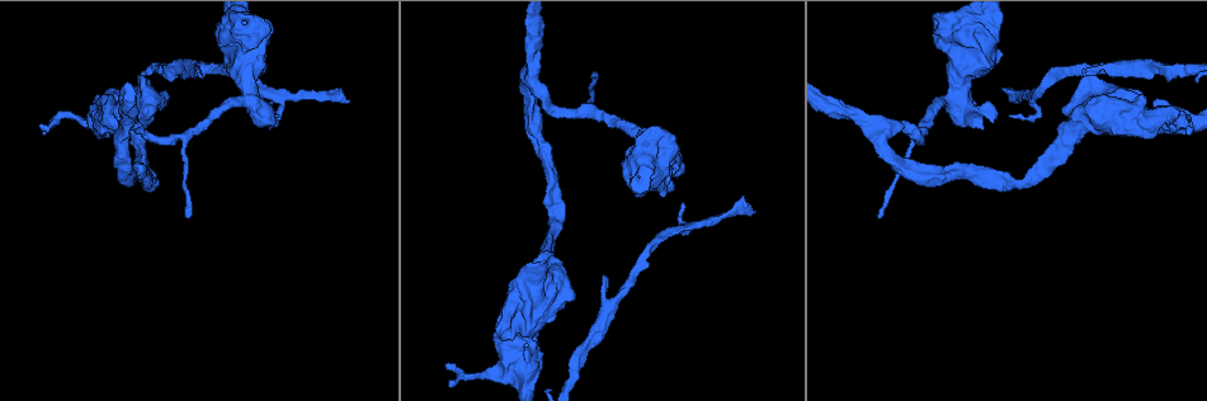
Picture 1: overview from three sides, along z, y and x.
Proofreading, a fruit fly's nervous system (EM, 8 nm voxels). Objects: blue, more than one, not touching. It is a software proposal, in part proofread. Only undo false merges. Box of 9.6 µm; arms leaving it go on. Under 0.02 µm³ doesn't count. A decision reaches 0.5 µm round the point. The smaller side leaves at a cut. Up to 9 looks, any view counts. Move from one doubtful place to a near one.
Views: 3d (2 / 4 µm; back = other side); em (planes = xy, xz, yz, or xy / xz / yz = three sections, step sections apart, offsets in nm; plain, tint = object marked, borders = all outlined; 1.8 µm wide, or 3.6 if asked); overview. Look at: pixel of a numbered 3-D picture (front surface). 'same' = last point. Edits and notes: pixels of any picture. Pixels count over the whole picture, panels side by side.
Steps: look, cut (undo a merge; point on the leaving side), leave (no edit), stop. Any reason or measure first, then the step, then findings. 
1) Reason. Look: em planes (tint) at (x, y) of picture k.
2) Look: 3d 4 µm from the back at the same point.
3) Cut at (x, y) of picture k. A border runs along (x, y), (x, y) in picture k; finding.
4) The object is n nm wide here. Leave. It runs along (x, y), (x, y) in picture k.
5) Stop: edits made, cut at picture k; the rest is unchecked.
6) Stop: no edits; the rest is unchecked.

Calibre changes. Look: em planes (tint) at (582, 352) of picture 1.

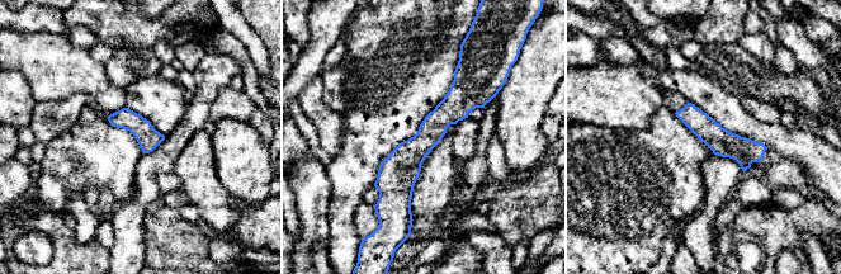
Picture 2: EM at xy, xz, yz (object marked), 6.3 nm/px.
The object is 150 nm wide here. Leave. Continuous, no second neuron.

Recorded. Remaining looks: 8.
Look: em xy step 8 (tint) at (506, 373) of picture 1.

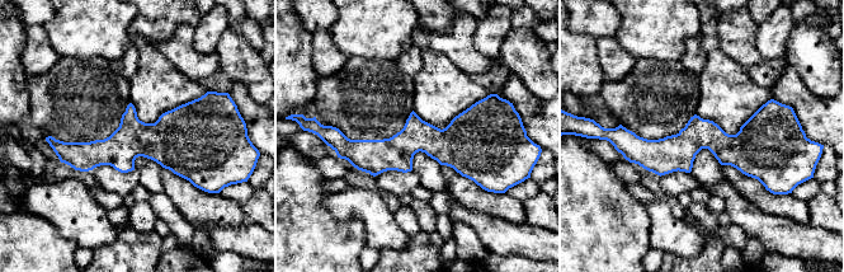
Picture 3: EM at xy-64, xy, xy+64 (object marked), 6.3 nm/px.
Cut it another way. Look: em planes (tint) at the same point.

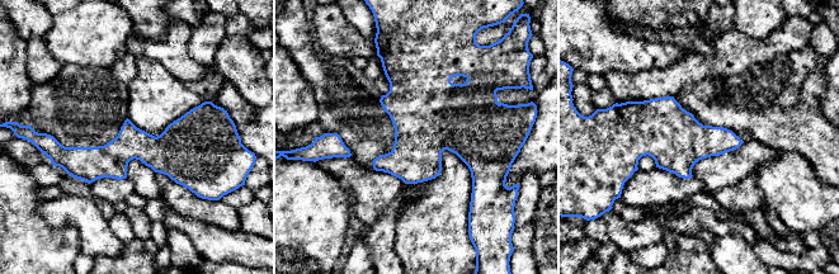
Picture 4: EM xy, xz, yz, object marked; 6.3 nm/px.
Leave. It runs along (208, 135), (113, 157), (56, 147) in picture 4; one neuron here.

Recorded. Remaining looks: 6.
Abrupt turn. Look: em planes (tint) at (139, 107) of picture 1.

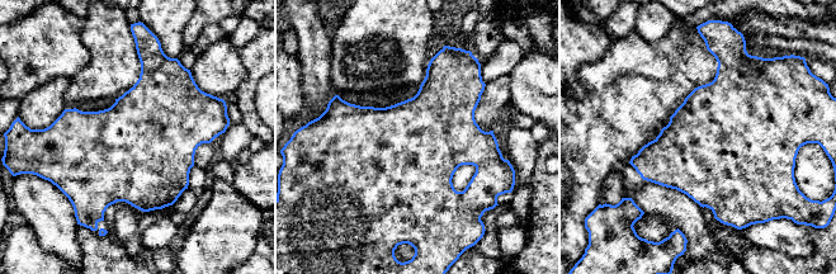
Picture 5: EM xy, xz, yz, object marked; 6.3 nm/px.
The object is 650 nm wide here. Leave. All the same neuron.

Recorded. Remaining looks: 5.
Three-way junction. Look: em planes (tint) at (883, 136) of picture 1.

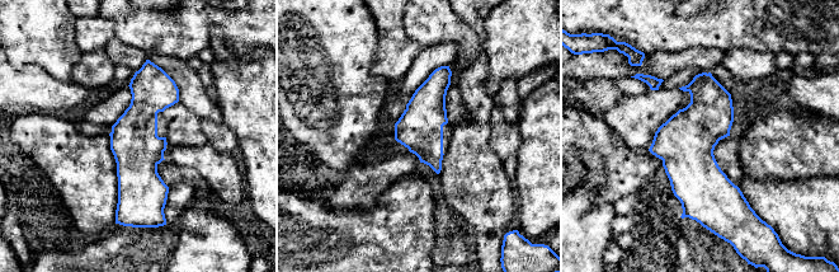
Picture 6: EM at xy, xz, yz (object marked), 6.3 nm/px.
Leave. One neuron here.

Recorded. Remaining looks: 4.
Stop: no edits; the rest is unchecked.

